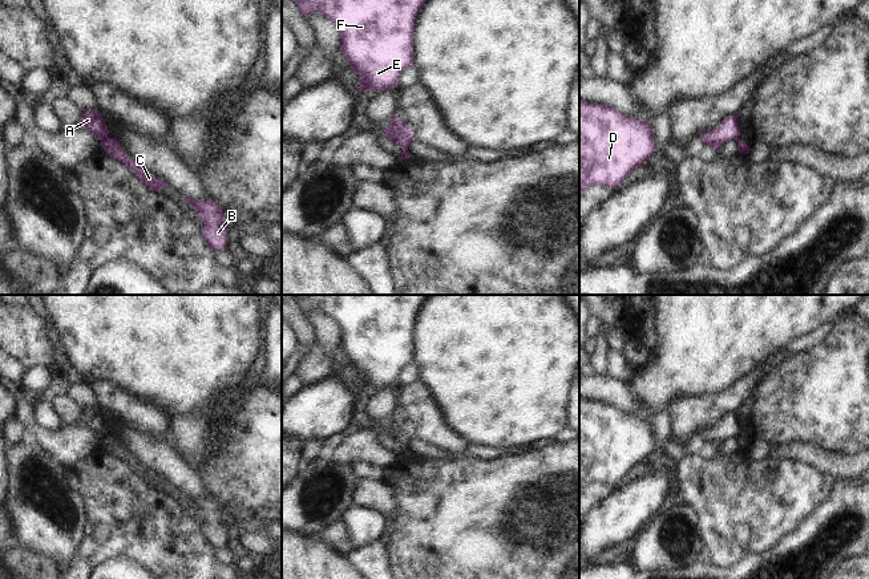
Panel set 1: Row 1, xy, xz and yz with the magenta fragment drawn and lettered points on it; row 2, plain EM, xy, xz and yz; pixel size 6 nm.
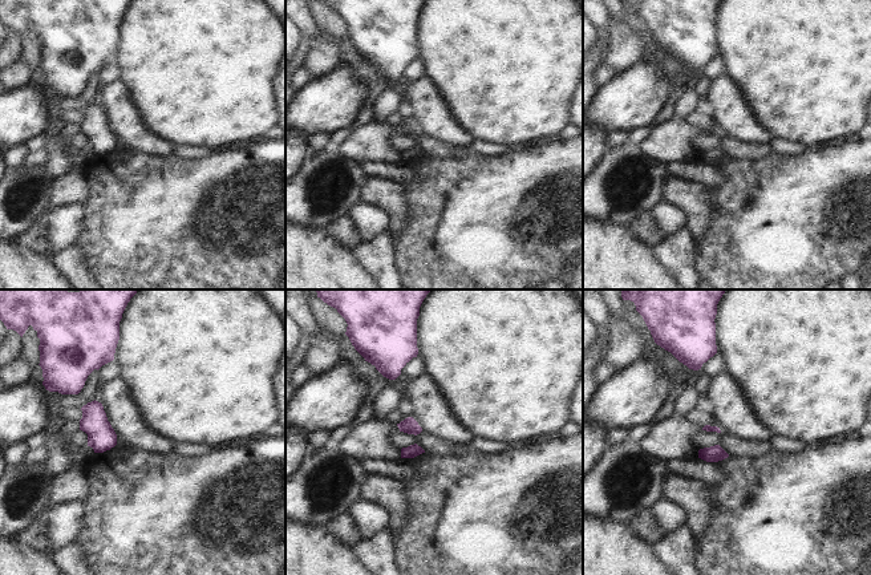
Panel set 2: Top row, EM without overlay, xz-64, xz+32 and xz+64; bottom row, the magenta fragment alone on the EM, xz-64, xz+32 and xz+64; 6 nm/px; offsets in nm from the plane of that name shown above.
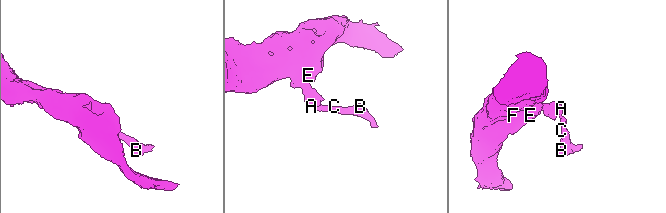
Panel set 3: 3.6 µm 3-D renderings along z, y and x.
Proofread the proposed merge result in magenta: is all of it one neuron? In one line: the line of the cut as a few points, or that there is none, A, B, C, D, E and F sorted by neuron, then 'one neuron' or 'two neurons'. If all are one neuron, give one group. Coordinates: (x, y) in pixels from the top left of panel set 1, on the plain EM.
cut xy (108, 434), (101, 437); groups A D E F / B C; two neurons

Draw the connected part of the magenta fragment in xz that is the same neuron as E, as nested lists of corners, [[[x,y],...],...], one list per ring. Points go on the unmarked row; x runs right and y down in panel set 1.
[[[295,295],[302,313],[322,311],[339,327],[348,364],[359,374],[359,388],[383,389],[397,384],[399,372],[413,364],[413,324],[429,295]]]

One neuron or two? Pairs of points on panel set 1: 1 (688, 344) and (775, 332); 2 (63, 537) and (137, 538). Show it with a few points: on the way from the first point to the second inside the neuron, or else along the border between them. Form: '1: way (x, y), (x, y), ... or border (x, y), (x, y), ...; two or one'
1: way (710, 335), (714, 331), (754, 331); one
2: border (83, 505), (85, 514), (84, 538), (71, 562); two

